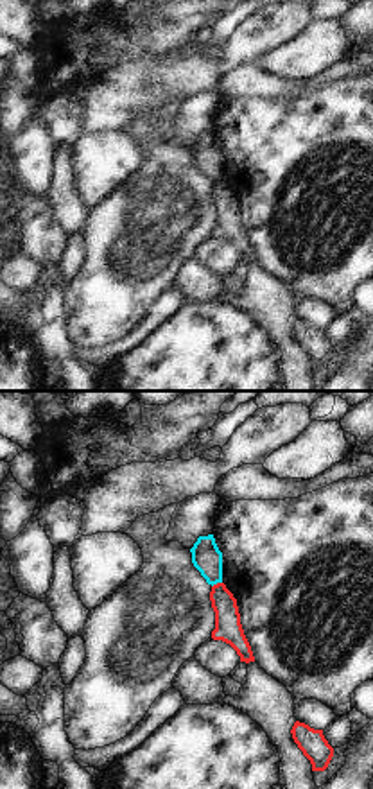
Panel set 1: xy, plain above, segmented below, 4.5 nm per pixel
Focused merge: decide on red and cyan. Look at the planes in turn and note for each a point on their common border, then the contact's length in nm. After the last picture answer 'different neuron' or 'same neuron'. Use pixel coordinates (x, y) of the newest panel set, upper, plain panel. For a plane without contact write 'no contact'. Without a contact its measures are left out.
meets red at (217, 182); contact 50 nm long

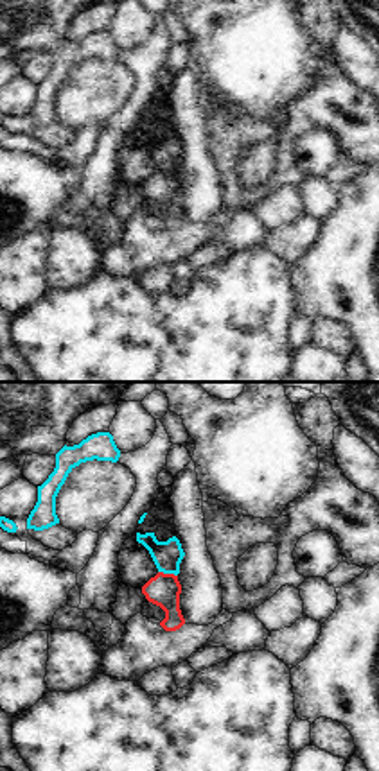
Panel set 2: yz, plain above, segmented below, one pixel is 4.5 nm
meets red at (167, 173); contact 90 nm long

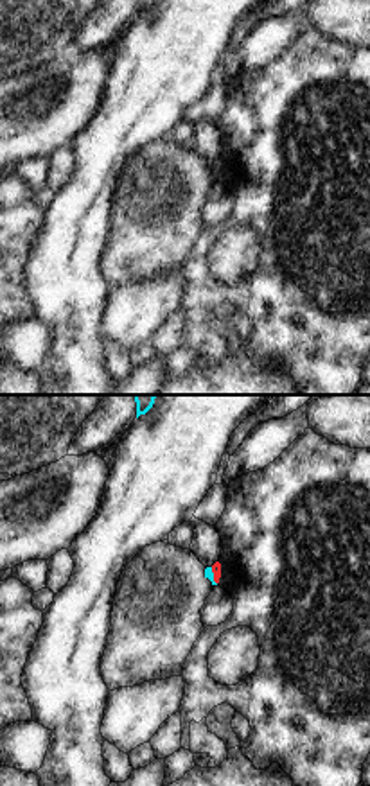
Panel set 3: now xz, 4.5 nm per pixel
meets red at (214, 174); contact 80 nm long

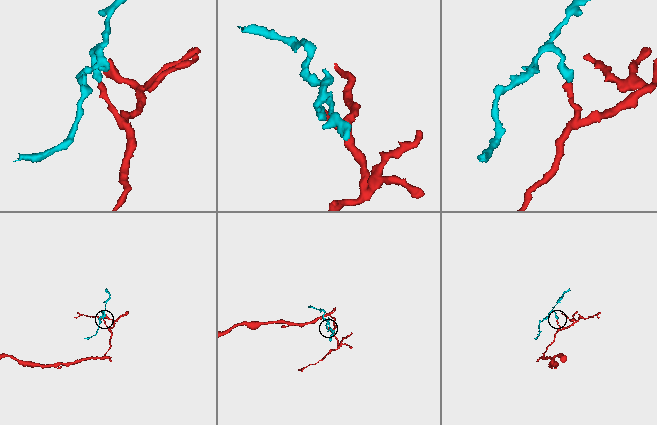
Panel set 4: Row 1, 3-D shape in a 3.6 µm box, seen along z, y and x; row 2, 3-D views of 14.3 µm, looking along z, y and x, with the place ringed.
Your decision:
different neuron

